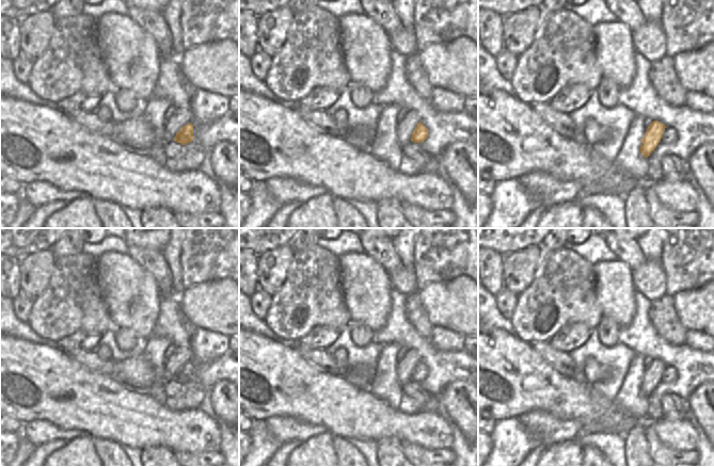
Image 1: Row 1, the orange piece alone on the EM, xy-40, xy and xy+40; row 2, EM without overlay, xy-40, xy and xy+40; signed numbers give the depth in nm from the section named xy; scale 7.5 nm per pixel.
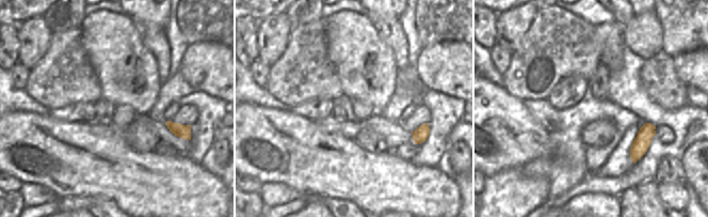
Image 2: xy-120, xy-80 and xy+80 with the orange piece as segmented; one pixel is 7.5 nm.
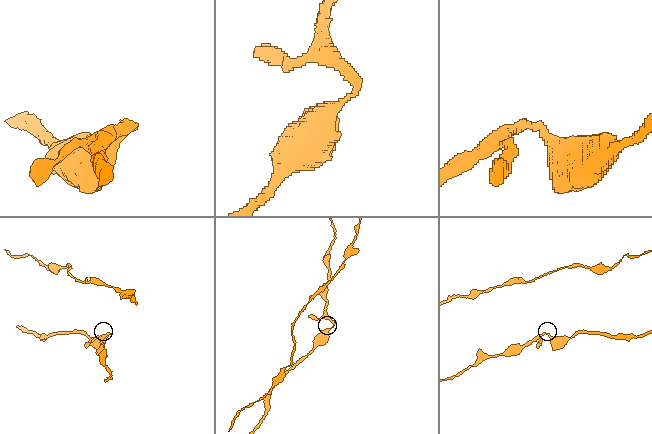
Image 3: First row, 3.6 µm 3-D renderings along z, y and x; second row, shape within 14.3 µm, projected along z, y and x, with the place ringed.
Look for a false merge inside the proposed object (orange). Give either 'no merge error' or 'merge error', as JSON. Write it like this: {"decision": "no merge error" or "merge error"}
{"decision": "merge error"}

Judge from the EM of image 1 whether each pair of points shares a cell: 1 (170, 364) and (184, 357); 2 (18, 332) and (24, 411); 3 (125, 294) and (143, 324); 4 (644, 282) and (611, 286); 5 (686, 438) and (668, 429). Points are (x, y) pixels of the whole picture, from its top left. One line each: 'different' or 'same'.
1: same
2: different
3: same
4: different
5: same

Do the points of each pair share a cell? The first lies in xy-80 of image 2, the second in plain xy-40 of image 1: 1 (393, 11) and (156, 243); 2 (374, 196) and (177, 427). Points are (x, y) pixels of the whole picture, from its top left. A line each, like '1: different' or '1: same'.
1: same
2: same

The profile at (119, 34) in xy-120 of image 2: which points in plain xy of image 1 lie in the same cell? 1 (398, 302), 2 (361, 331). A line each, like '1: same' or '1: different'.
1: different
2: different

